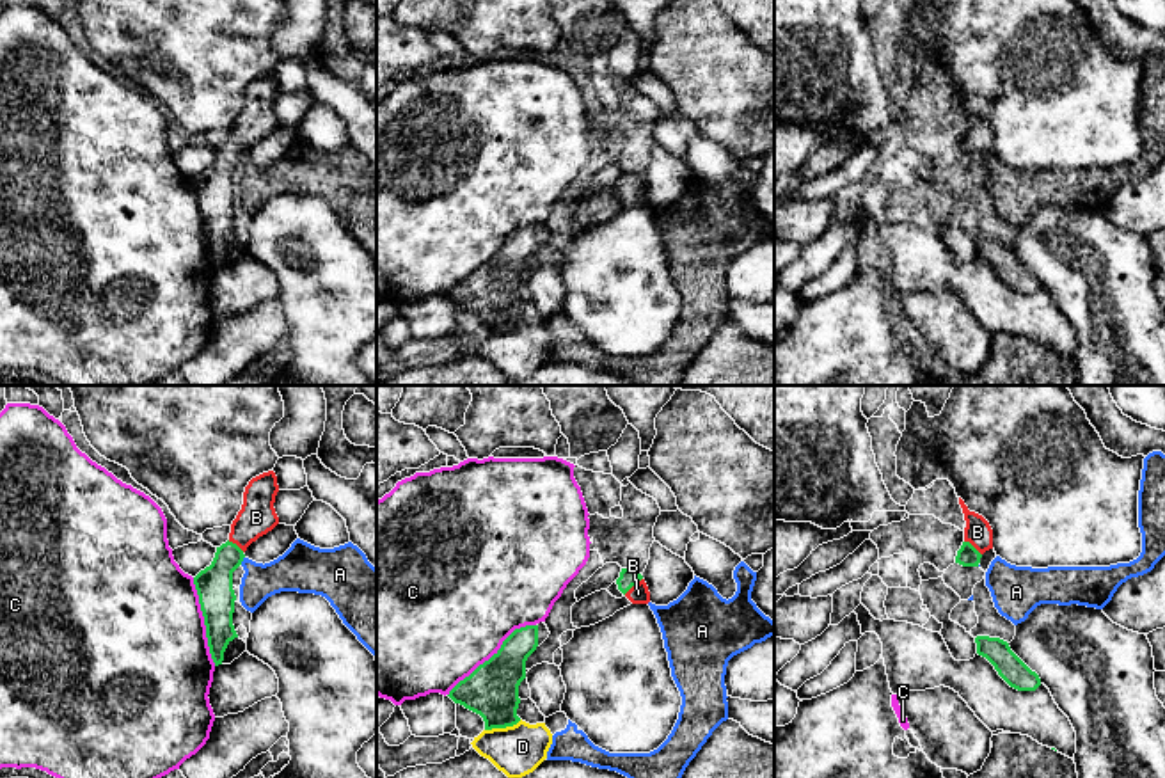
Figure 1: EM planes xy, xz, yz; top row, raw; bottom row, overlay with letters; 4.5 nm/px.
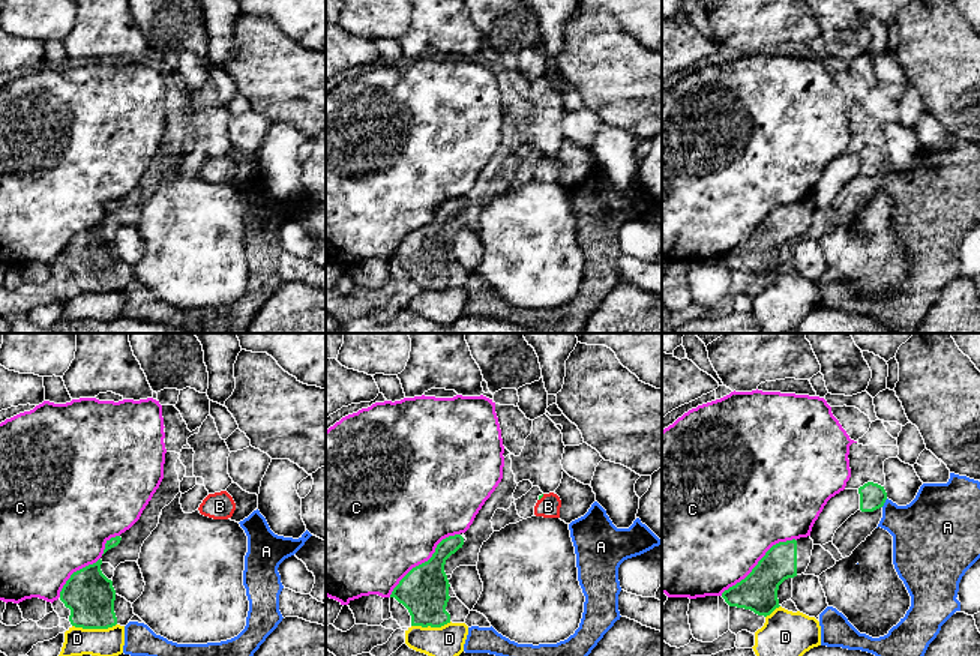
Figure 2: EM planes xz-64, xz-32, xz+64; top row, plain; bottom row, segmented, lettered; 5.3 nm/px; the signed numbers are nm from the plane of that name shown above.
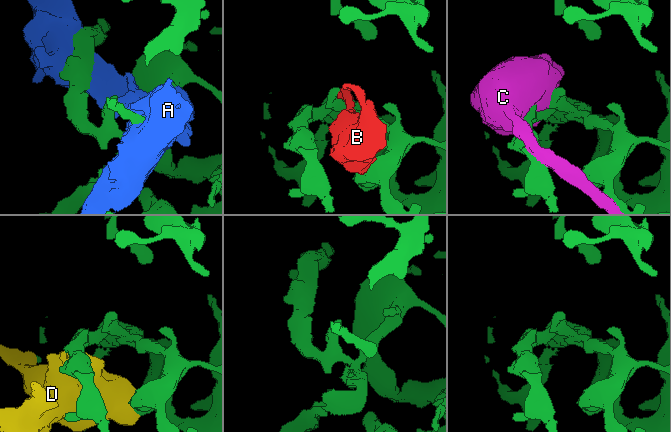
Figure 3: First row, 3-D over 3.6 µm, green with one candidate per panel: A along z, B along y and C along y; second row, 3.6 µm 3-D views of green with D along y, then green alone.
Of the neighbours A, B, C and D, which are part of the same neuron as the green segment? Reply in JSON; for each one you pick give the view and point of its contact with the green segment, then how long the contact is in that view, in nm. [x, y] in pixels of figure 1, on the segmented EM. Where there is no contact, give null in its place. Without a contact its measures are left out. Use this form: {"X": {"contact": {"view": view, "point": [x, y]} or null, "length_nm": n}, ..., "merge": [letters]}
{"B": {"contact": {"view": "xz", "point": [633, 585]}, "length_nm": 120}, "merge": ["B"]}

